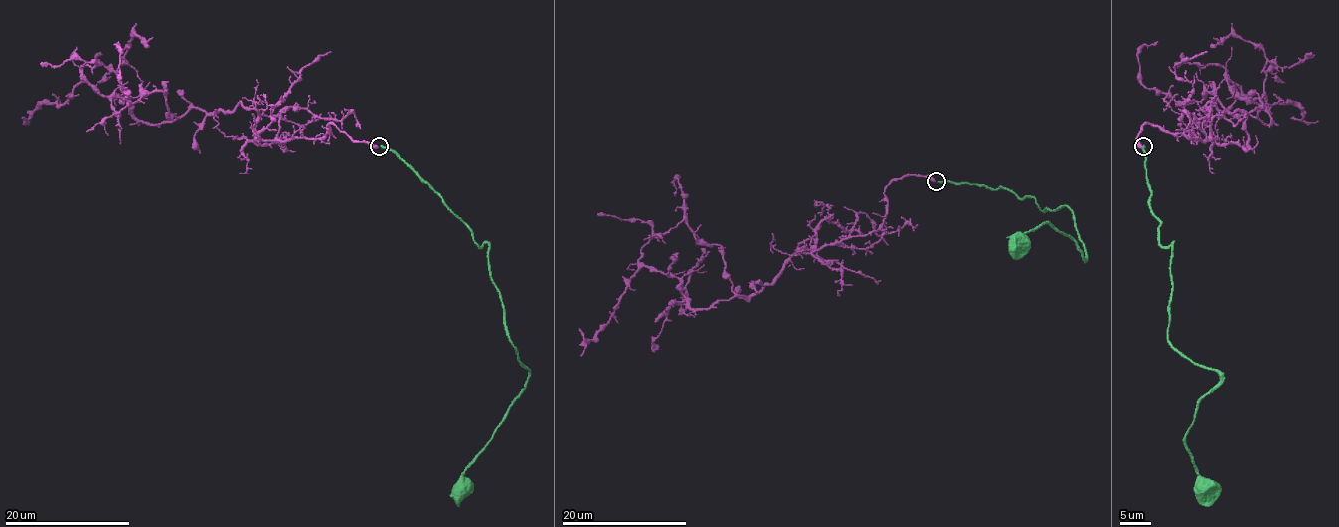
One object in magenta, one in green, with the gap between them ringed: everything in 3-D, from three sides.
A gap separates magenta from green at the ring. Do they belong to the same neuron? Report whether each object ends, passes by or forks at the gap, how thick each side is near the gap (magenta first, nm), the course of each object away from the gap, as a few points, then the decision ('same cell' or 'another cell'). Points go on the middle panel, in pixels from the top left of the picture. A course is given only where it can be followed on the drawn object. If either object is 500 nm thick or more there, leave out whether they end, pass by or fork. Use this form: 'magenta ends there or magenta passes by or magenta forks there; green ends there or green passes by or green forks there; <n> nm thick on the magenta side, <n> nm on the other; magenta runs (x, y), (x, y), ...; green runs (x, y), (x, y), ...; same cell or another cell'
magenta ends there; green ends there; 360 nm thick on the magenta side, 200 nm on the other; magenta runs (935, 182), (895, 178), (877, 230), (799, 249), (757, 292), (708, 308), (644, 266), (580, 356); green runs (938, 182), (1008, 188), (1033, 197), (1041, 210), (1066, 206), (1086, 256), (1050, 224), (1019, 241); same cell

